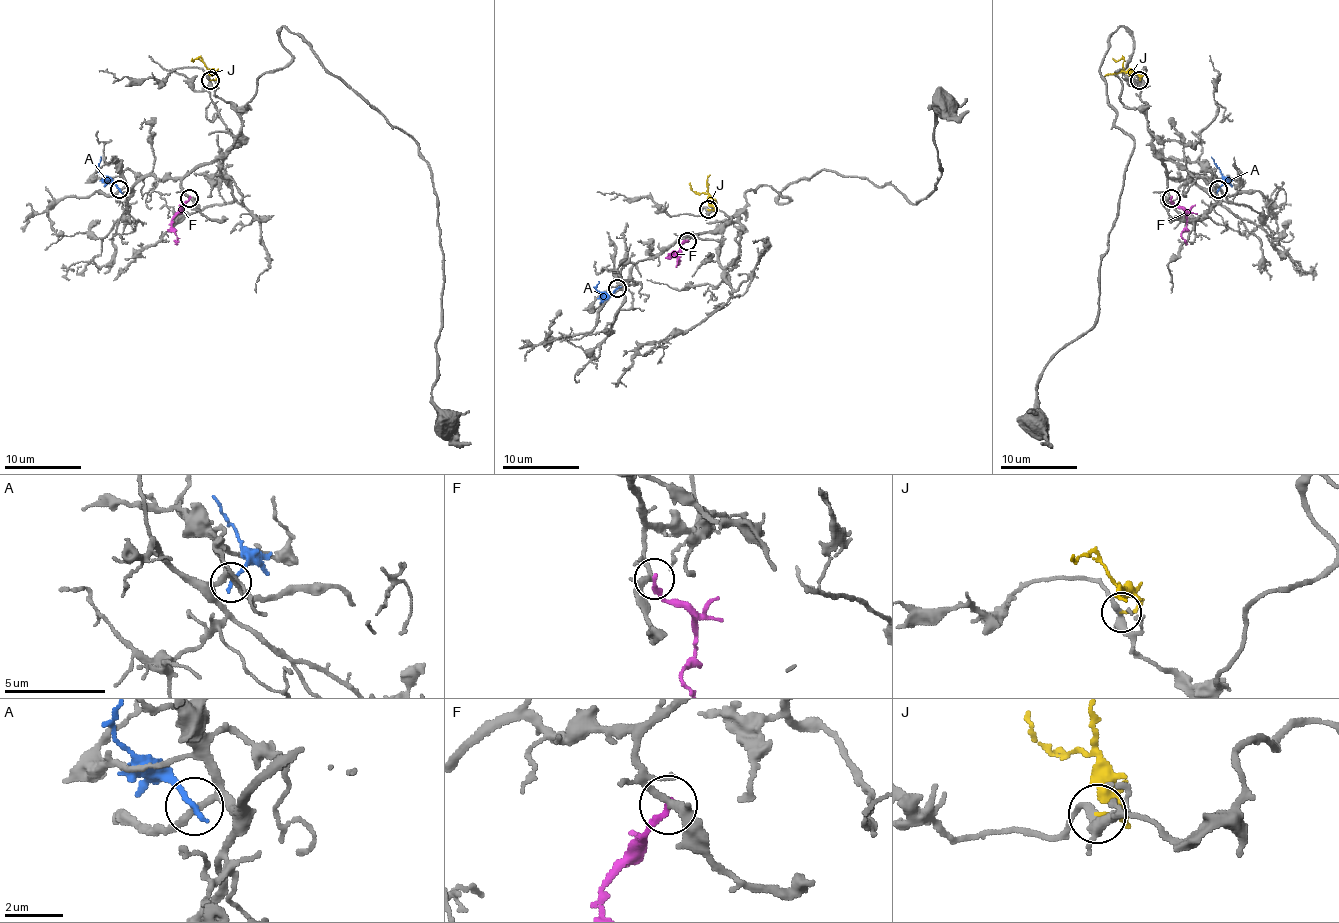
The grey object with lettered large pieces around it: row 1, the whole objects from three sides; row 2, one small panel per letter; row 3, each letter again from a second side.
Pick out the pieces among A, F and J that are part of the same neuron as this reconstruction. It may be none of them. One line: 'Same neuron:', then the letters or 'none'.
Same neuron: F

